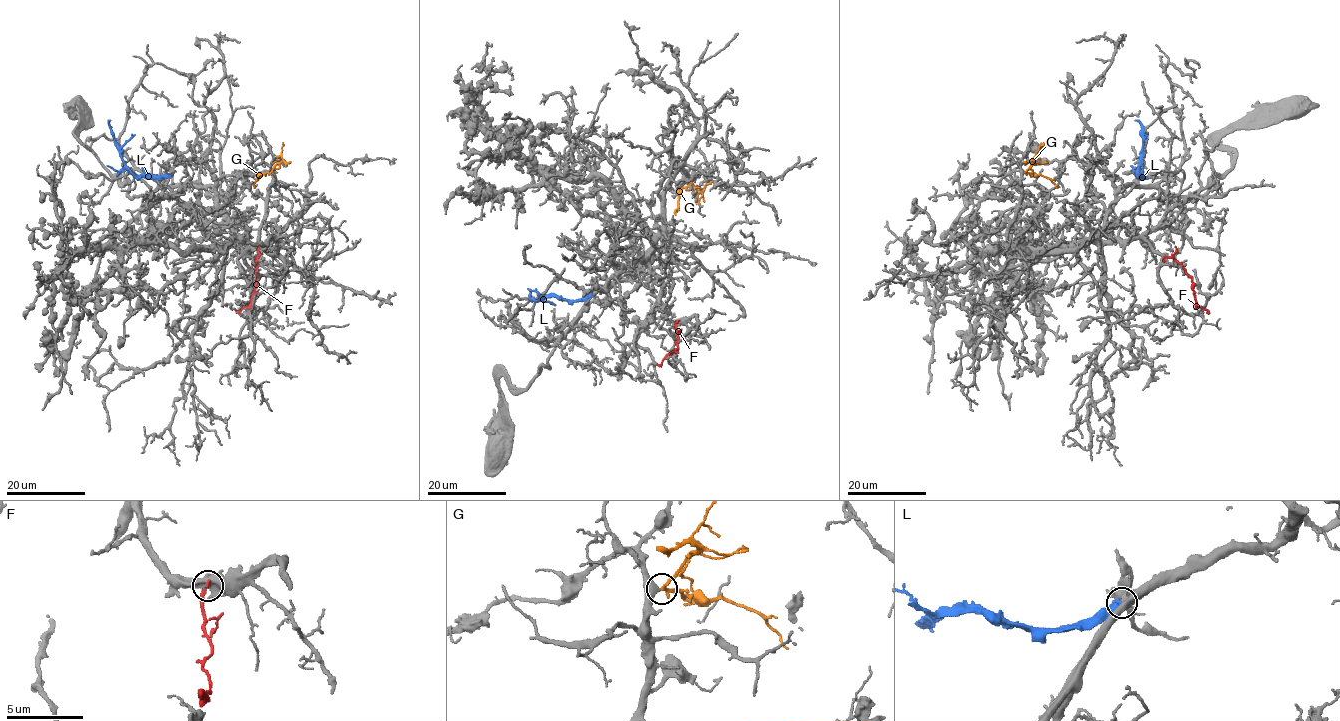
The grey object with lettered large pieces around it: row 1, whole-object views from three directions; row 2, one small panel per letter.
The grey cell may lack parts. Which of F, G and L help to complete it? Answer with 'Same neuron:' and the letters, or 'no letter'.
Same neuron: G

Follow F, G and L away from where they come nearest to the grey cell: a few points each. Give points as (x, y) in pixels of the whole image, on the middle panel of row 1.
F: (677, 322), (678, 349), (660, 365), (656, 364)
G: (691, 182), (681, 189), (675, 215)
L: (592, 293), (575, 300), (555, 295), (531, 300), (530, 292)

